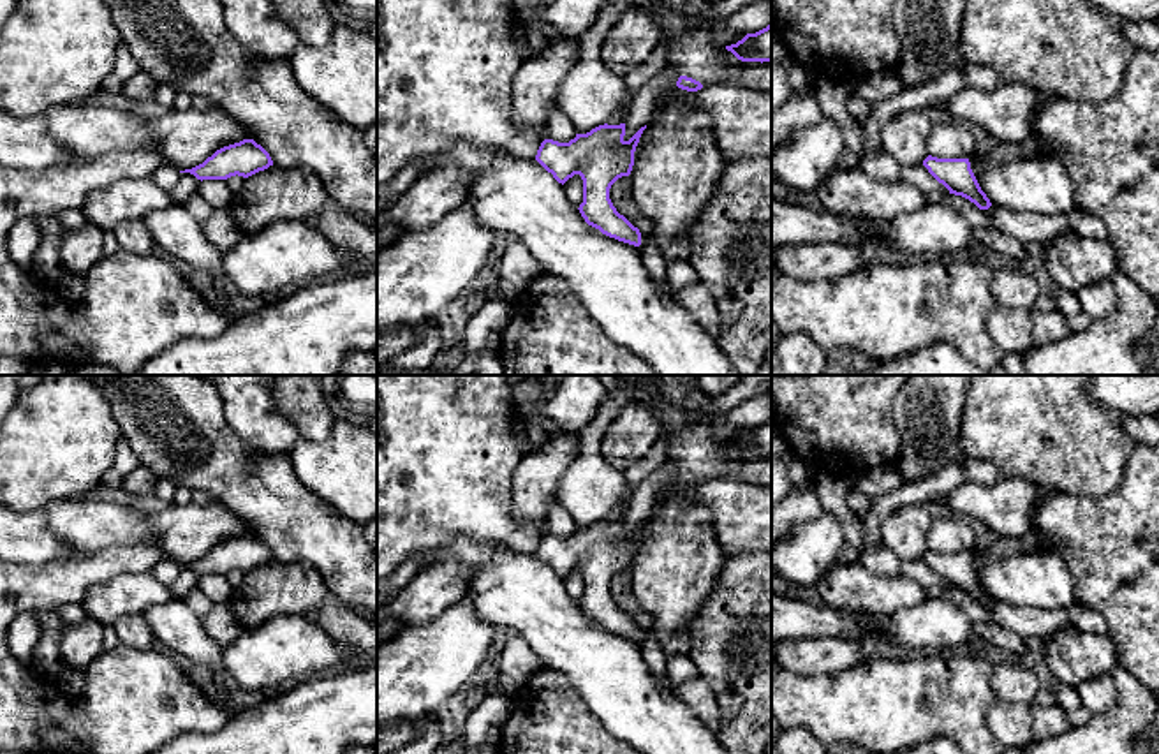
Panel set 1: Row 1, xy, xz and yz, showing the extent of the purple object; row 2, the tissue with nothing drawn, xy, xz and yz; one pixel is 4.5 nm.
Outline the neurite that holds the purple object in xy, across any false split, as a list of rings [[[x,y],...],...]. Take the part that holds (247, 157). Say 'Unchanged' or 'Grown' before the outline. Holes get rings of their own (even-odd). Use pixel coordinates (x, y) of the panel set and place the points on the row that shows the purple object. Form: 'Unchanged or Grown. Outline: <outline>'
Unchanged. Outline: [[[254,139],[224,146],[208,157],[203,164],[180,173],[190,173],[197,180],[227,180],[231,176],[248,178],[273,166],[269,153]]]

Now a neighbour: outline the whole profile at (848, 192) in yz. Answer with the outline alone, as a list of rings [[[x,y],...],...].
[[[860,166],[835,169],[816,190],[824,211],[849,218],[893,220],[928,206],[928,196],[904,180],[882,181]]]

